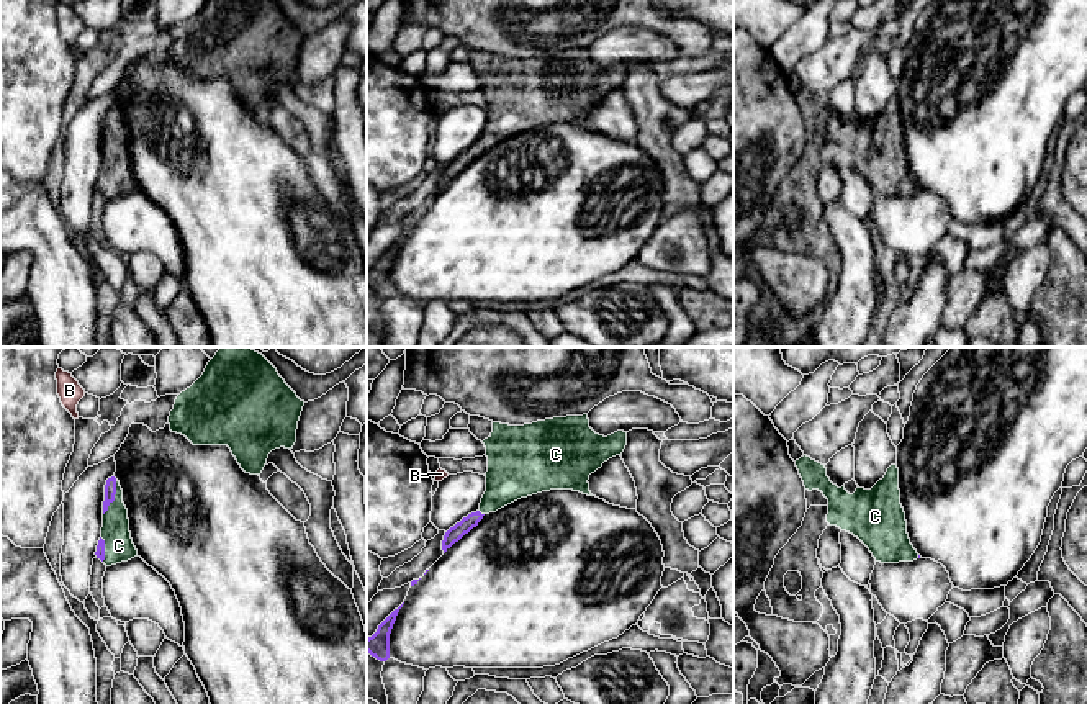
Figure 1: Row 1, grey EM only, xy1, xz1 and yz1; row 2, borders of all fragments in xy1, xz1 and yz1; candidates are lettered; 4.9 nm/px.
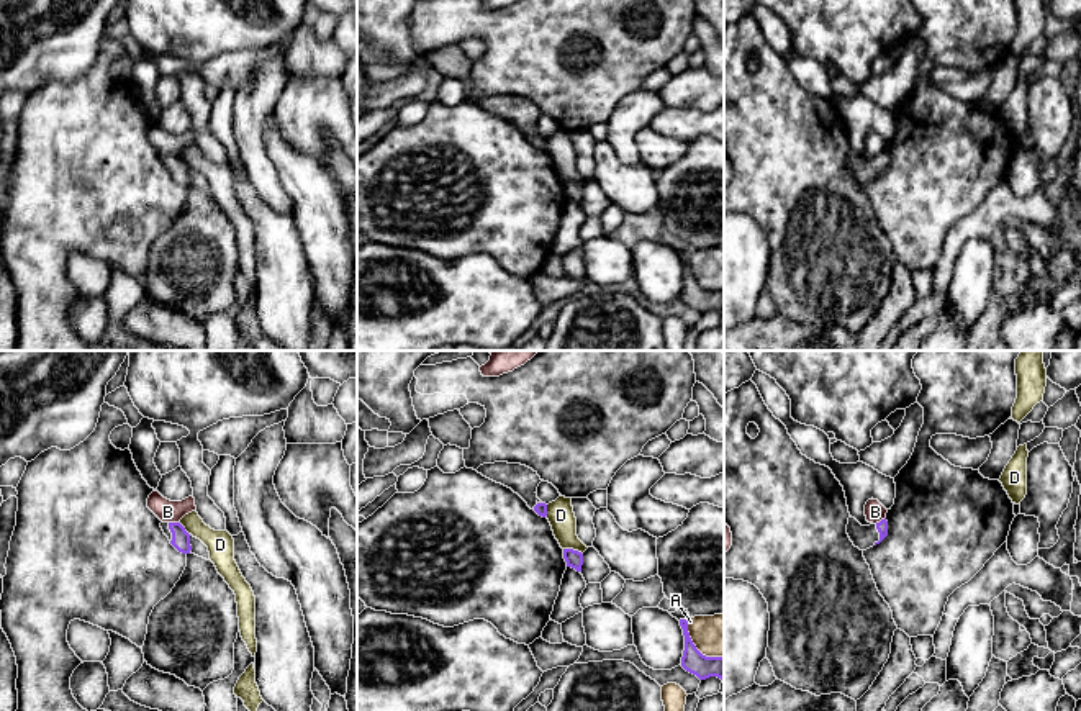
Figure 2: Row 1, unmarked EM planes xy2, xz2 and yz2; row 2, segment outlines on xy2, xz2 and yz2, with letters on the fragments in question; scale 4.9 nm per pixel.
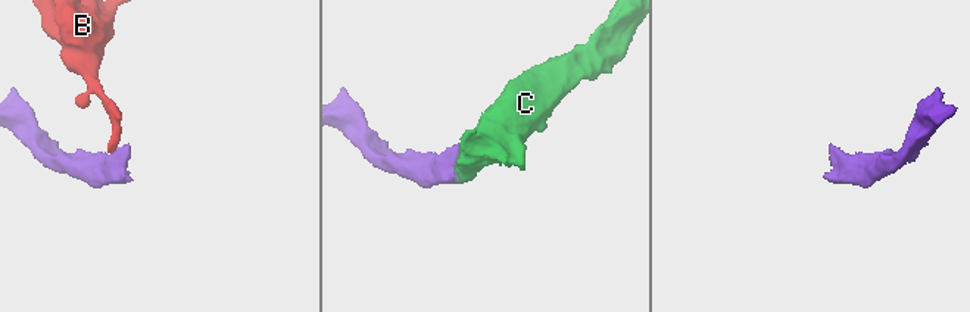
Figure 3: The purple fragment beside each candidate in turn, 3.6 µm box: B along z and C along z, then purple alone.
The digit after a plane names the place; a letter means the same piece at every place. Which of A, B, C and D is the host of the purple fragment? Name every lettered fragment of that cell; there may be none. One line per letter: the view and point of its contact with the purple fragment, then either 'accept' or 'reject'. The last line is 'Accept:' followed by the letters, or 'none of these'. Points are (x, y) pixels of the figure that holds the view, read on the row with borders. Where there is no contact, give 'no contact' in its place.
A: meets purple in xz2 at (695, 646); reject
B: meets purple in xy2 at (174, 523); reject
C: meets purple in xy1 at (113, 498); accept
D: meets purple in xz2 at (572, 549); reject
Accept: C

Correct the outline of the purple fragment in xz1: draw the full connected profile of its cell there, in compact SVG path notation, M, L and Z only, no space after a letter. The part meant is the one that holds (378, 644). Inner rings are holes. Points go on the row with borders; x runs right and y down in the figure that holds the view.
M403 604L378 625L372 637L367 639L367 652L380 661L390 658L390 634L401 607Z

